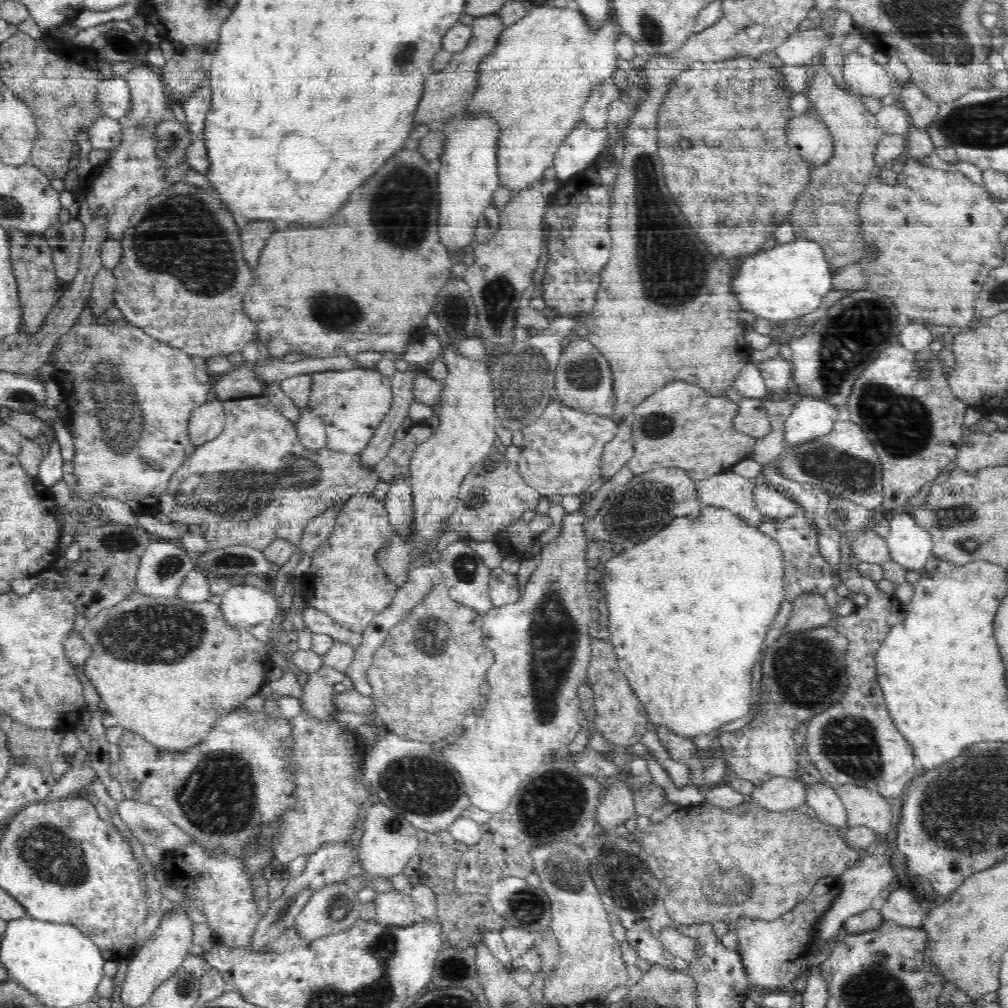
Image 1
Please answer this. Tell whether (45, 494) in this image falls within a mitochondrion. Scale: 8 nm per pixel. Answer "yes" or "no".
no

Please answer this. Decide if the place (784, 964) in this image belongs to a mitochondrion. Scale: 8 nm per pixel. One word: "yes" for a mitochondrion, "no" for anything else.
no

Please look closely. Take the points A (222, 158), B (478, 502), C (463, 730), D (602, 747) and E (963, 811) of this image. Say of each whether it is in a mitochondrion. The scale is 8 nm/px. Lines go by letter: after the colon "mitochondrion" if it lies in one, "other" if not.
A: other
B: mitochondrion
C: other
D: other
E: mitochondrion

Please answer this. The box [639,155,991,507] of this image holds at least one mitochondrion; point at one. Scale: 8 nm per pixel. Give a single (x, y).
(854, 334)

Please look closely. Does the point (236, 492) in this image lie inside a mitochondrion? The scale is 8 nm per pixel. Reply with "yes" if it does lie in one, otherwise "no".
yes

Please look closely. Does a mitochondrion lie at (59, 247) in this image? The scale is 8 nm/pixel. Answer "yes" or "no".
no

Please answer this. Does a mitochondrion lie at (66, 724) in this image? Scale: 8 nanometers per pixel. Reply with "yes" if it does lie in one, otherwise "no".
no

